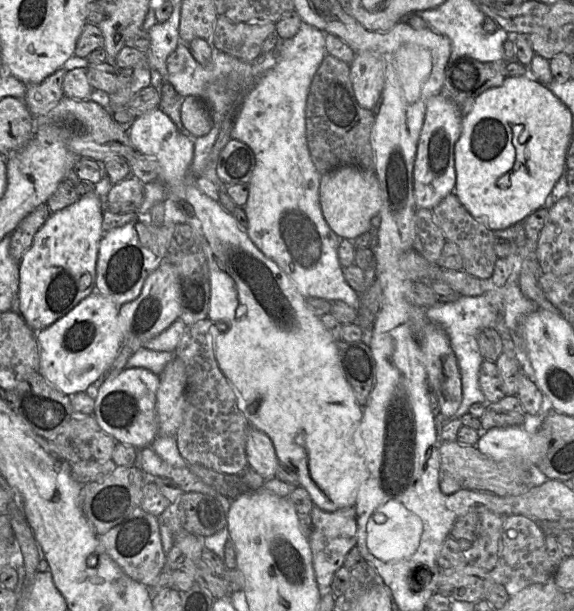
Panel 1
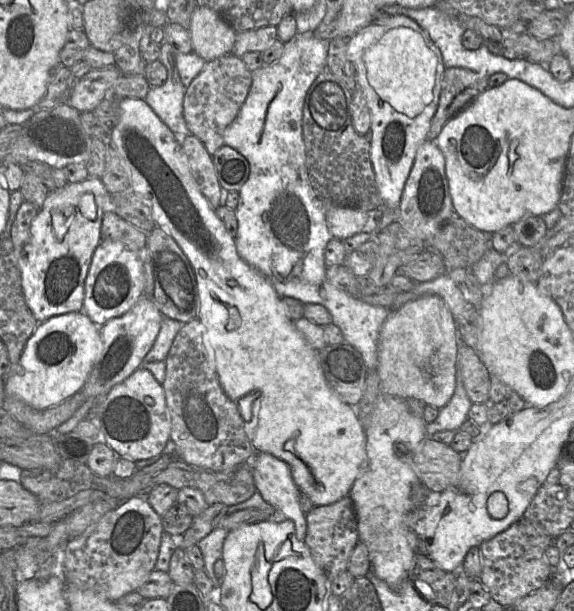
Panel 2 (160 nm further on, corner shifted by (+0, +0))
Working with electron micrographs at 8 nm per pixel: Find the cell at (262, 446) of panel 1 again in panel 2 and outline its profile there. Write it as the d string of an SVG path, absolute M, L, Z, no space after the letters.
M257 453L251 461L256 490L283 518L294 523L296 536L304 541L306 515L300 507L300 490L294 483L289 465L269 453Z

